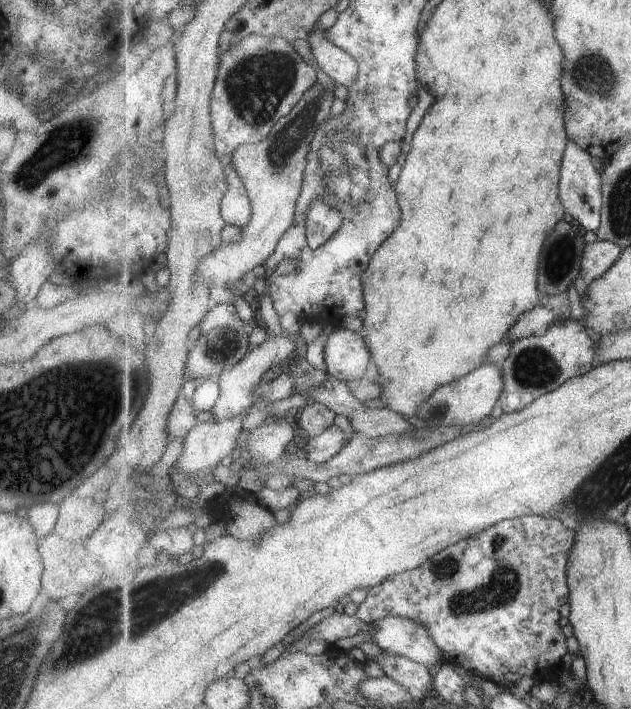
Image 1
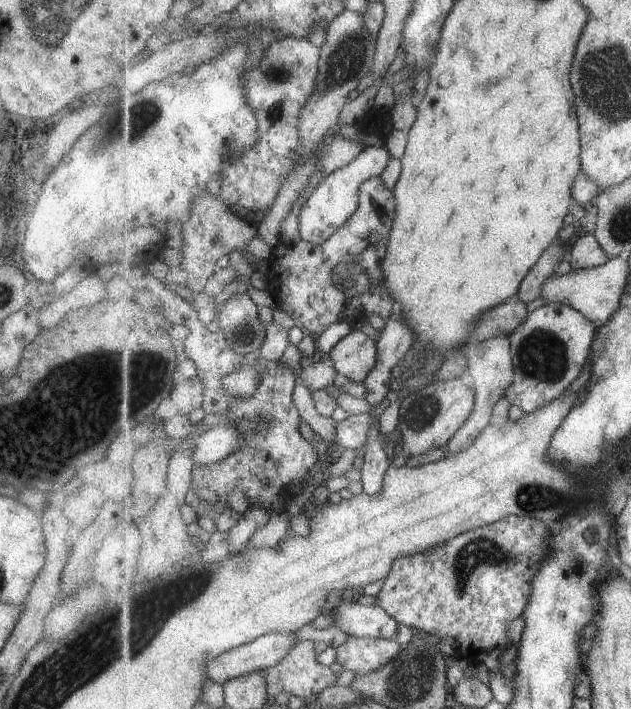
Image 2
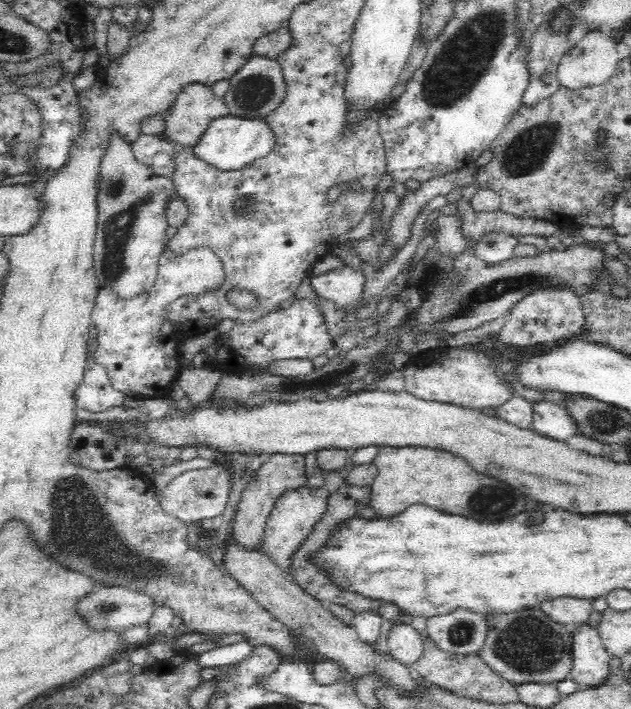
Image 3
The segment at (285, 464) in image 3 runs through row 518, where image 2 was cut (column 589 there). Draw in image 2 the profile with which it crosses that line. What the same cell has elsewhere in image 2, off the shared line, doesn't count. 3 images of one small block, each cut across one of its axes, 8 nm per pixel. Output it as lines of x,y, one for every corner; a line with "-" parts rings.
585,234
579,238
572,247
570,258
570,267
575,271
603,266
611,260
594,234

